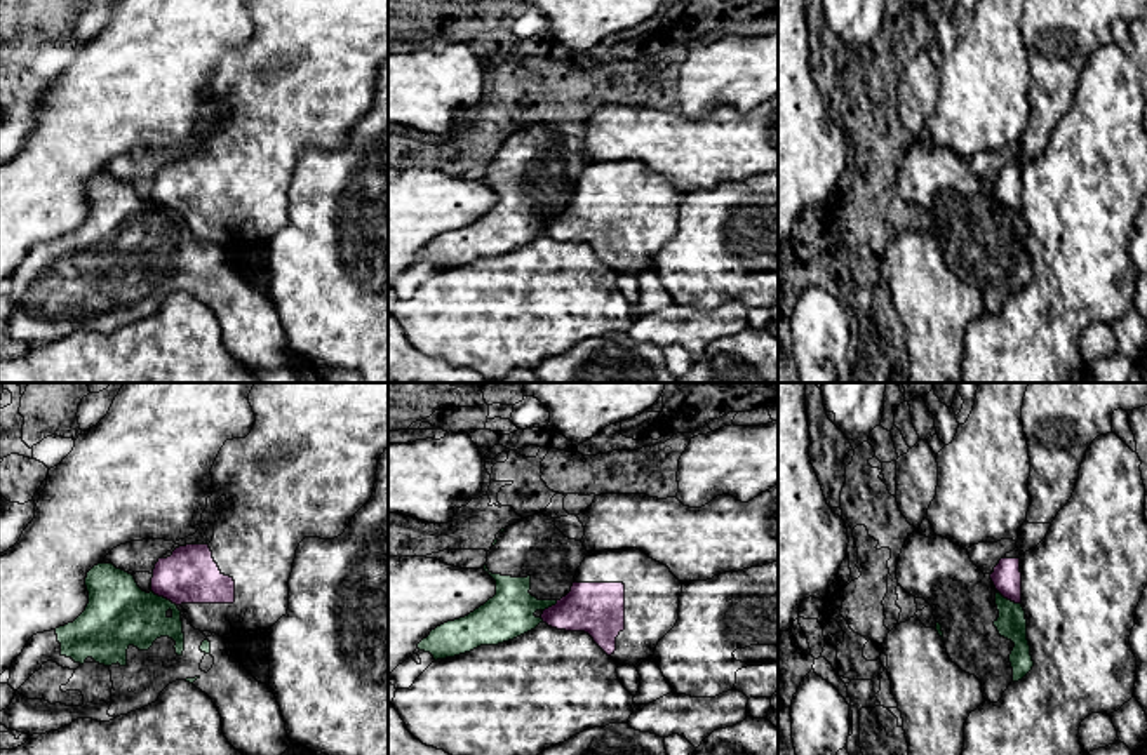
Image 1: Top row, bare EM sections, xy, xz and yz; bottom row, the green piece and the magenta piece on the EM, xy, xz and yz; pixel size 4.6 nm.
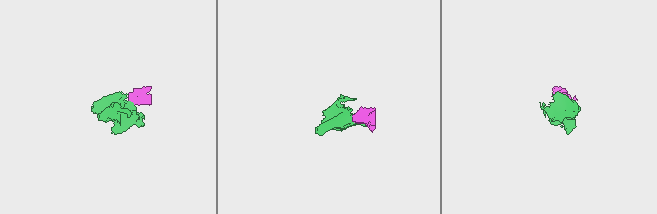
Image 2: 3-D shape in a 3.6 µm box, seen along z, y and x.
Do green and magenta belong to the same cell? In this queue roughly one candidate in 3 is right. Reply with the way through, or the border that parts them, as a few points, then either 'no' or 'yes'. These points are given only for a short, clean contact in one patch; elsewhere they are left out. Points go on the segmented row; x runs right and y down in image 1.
border along xy (152, 590), (176, 606); no

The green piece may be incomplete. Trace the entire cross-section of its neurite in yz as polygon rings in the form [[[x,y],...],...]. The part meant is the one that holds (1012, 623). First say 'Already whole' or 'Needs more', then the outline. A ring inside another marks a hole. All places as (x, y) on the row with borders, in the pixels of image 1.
Needs more. [[[916,529],[905,541],[898,565],[898,585],[933,607],[936,631],[945,642],[952,663],[982,682],[983,698],[997,703],[1011,682],[1022,680],[1034,666],[1027,640],[1027,619],[1022,604],[1004,598],[990,574],[983,574],[968,550],[942,536],[926,538]]]

